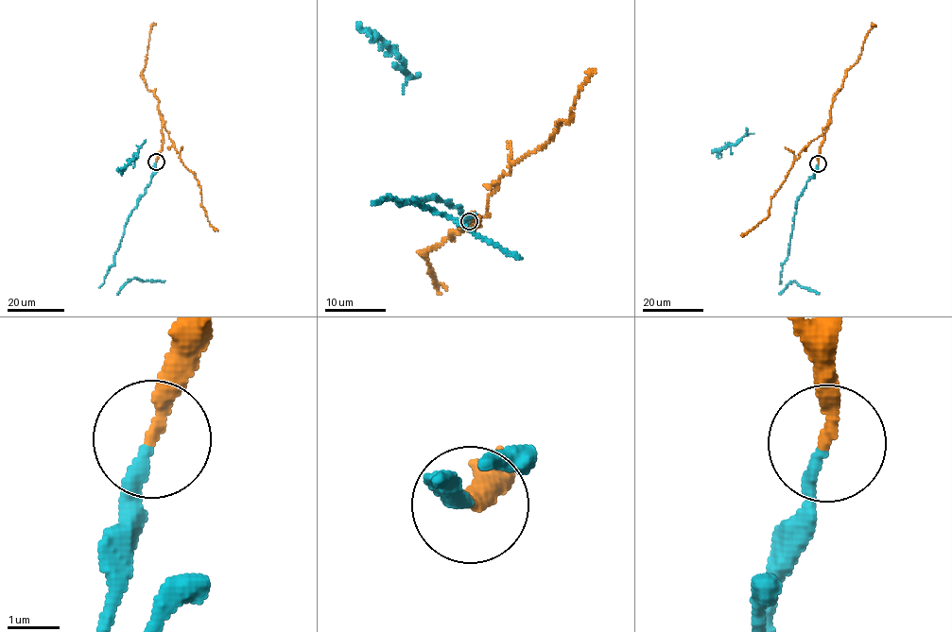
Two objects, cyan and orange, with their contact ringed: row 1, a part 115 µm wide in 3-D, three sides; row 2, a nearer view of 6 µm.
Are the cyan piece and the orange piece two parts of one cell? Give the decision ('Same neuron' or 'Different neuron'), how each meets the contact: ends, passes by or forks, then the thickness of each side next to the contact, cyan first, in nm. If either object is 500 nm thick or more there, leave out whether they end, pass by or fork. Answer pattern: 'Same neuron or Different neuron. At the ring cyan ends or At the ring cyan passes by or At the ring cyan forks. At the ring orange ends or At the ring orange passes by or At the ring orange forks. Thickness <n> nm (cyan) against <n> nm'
Different neuron. At the ring cyan ends. At the ring orange ends. Thickness 240 nm (cyan) against 240 nm

